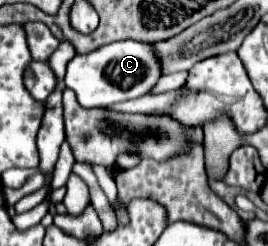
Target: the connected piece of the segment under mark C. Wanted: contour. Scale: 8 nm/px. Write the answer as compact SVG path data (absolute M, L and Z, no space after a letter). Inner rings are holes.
M132 39L114 41L96 51L76 55L66 71L66 87L76 93L78 103L86 109L108 107L120 101L146 95L156 85L158 79L160 79L158 59L154 57L154 51L150 49L150 45Z

